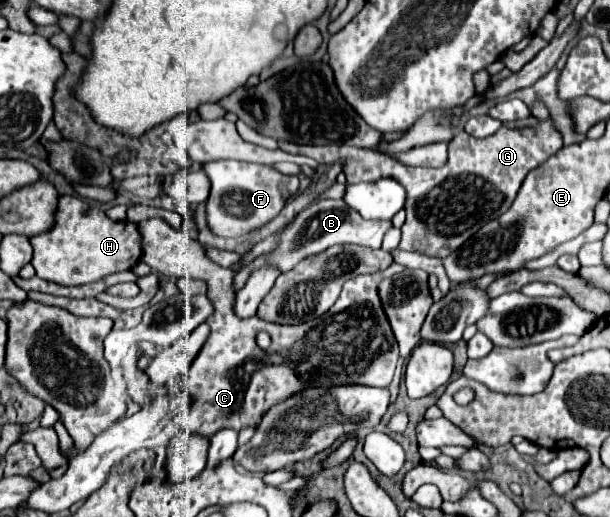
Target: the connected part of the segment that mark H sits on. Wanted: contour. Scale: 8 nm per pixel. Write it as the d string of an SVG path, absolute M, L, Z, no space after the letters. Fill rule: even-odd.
M69 194L59 198L53 228L33 236L31 246L31 264L37 276L65 286L81 286L115 272L131 270L141 260L141 234L137 224L111 220L101 208Z

